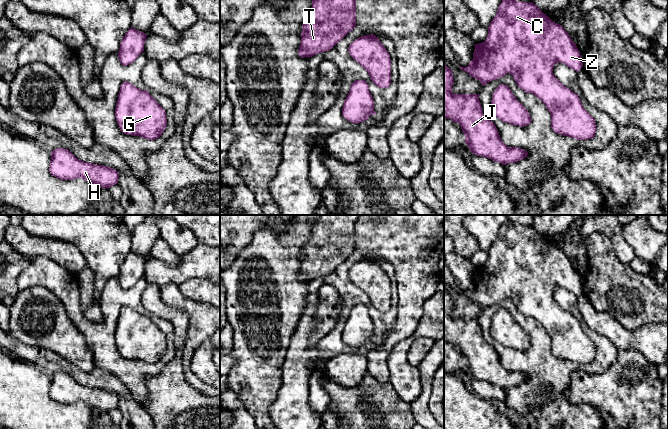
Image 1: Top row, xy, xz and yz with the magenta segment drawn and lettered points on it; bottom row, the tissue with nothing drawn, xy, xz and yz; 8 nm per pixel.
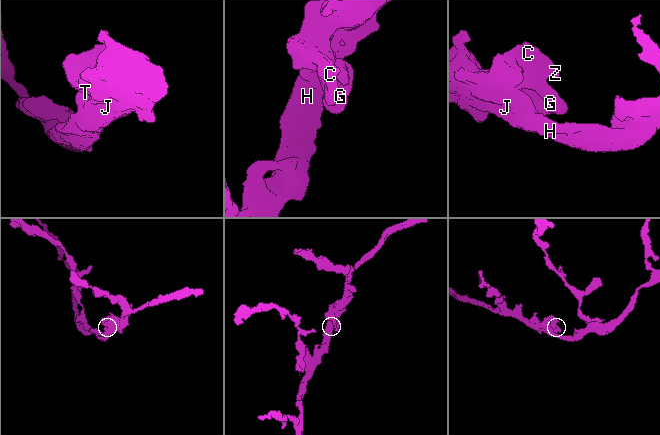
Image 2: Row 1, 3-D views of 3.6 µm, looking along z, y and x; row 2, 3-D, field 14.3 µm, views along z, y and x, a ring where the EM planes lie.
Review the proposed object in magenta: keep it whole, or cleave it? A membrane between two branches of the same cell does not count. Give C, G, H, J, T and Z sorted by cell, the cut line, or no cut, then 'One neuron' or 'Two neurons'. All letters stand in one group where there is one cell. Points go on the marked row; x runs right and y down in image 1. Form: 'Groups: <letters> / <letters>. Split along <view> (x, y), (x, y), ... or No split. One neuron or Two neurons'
Groups: C G H J T Z. No split. One neuron

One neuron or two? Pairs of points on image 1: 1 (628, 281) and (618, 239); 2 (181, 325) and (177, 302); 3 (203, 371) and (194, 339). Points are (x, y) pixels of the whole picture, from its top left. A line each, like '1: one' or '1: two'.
1: two
2: two
3: two

